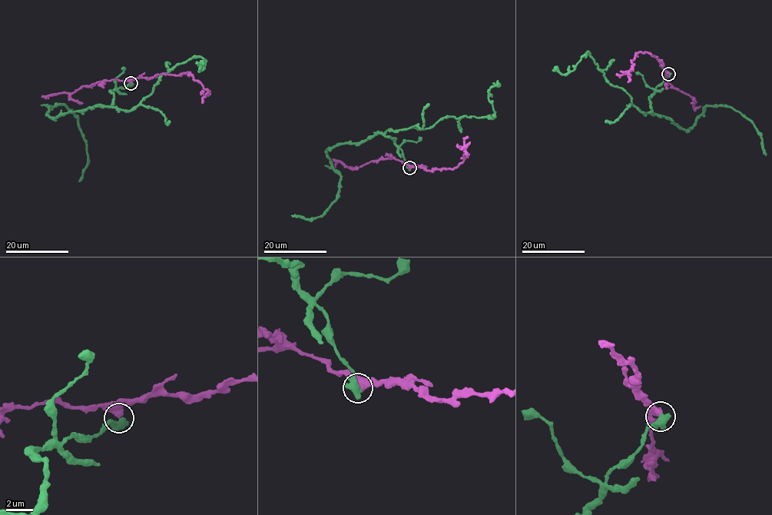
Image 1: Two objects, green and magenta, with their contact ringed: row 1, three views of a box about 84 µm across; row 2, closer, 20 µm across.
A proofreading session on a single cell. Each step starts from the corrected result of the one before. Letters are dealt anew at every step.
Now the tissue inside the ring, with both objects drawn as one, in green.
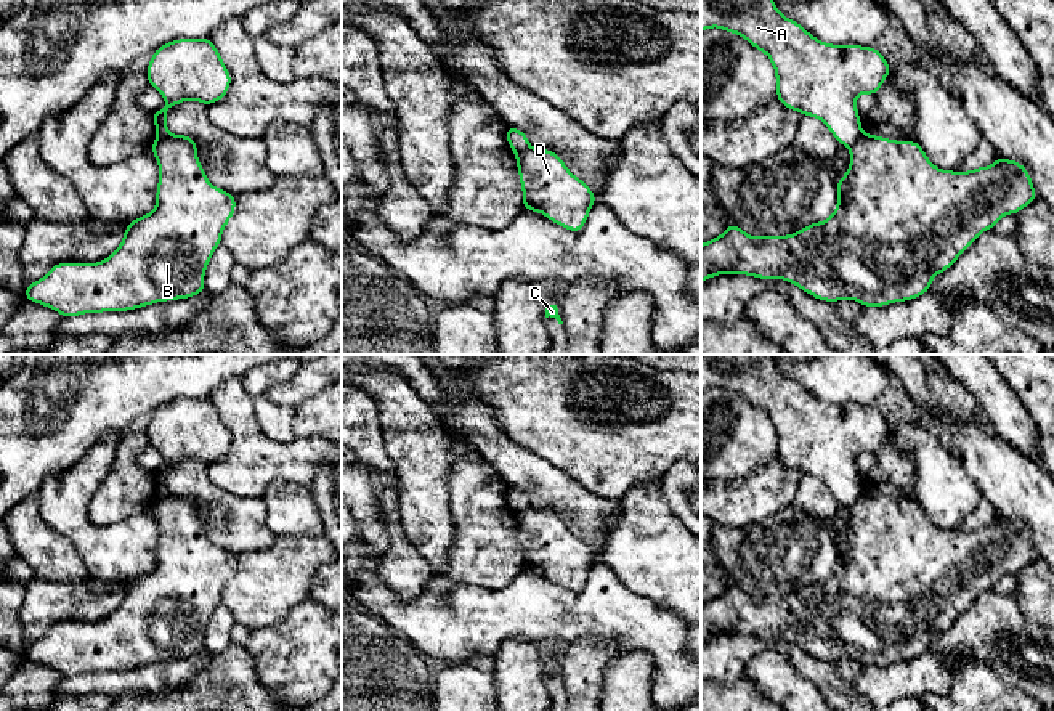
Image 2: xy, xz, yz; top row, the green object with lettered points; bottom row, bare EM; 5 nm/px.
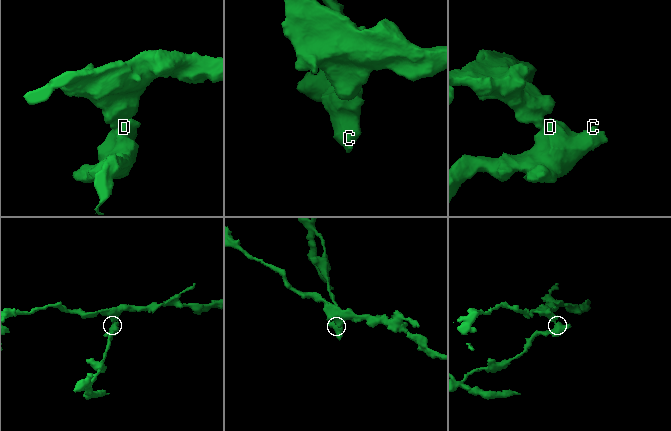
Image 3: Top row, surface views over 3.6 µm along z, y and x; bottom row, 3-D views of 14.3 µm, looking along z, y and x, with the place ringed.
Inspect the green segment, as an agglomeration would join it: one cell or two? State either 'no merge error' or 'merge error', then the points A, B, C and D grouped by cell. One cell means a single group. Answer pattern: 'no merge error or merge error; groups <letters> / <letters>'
merge error; groups A / B C D

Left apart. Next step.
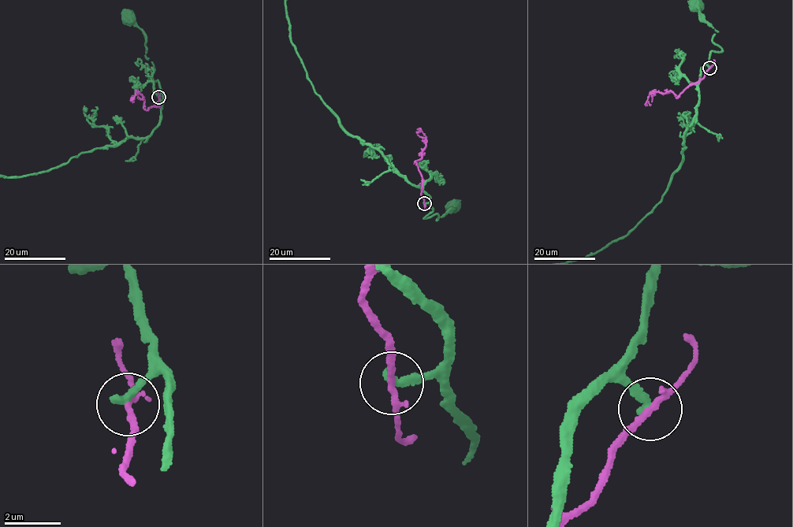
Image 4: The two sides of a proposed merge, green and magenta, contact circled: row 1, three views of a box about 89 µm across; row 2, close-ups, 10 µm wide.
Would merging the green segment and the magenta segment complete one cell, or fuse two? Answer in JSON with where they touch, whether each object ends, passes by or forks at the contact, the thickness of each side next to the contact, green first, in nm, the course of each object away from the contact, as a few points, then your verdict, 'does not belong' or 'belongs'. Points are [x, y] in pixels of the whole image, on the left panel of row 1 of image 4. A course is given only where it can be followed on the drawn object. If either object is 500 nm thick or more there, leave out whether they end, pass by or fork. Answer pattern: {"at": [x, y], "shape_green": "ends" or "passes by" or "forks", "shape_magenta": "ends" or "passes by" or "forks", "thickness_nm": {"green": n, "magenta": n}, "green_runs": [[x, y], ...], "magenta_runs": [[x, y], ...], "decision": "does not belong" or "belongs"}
{"at": [158, 97], "shape_green": "ends", "shape_magenta": "forks", "thickness_nm": {"green": 340, "magenta": 170}, "green_runs": [[158, 96], [159, 82], [149, 79], [154, 66], [146, 57], [145, 37], [127, 16]], "magenta_runs": [[158, 96], [160, 106], [150, 106], [147, 110], [142, 95], [136, 91], [131, 98], [133, 102]], "decision": "does not belong"}

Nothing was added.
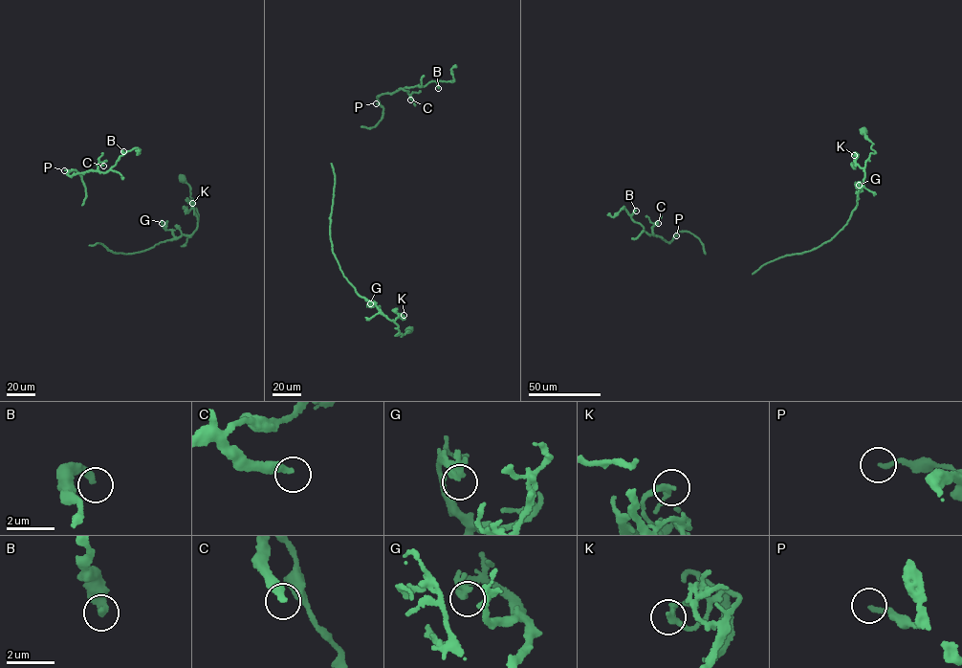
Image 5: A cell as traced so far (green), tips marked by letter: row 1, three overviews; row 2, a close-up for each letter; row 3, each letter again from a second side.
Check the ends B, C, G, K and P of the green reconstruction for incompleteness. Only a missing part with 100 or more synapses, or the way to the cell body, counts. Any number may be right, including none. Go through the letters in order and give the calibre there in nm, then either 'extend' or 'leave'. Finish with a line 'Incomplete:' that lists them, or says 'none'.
B: calibre 320 nm; leave
C: calibre 280 nm; leave
G: calibre 200 nm; leave
K: calibre 140 nm; leave
P: calibre 190 nm; leave
Incomplete: none

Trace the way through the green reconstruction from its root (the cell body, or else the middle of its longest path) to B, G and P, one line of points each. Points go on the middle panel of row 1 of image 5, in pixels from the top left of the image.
B: (408, 330), (395, 335), (340, 269), (331, 163), (382, 119), (378, 96), (438, 88)
G: (408, 330), (395, 335), (398, 325), (372, 302), (367, 305), (370, 303)
P: (408, 330), (395, 335), (398, 325), (358, 294), (330, 235), (331, 163), (361, 127), (382, 119), (376, 103)

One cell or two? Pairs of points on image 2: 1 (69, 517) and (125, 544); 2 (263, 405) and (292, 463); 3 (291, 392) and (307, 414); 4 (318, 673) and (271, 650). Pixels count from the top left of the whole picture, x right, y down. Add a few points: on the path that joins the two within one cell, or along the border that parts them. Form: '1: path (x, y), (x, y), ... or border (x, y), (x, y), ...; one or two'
1: path (84, 532), (97, 544), (111, 544); one
2: border (255, 416), (268, 437), (279, 442), (294, 438); two
3: border (324, 387), (292, 408); two
4: path (307, 662), (283, 654); one

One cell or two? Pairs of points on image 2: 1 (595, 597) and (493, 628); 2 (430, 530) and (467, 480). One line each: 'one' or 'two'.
1: one
2: two

